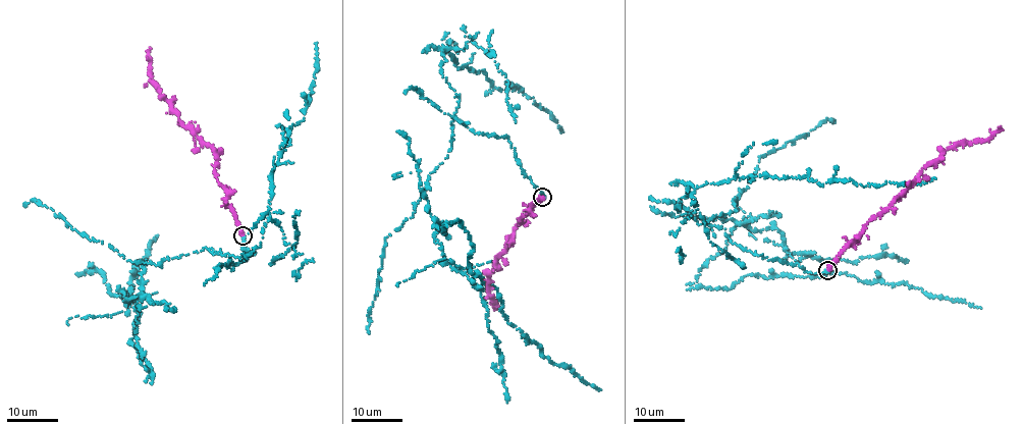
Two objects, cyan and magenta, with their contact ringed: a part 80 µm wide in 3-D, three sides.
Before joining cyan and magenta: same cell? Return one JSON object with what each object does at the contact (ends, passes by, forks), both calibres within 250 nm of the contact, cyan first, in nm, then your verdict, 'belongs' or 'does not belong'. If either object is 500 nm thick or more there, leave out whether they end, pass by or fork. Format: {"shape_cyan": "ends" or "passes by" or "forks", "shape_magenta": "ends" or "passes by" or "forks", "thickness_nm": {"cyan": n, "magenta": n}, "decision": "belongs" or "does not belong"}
{"thickness_nm": {"cyan": 340, "magenta": 550}, "decision": "does not belong"}

